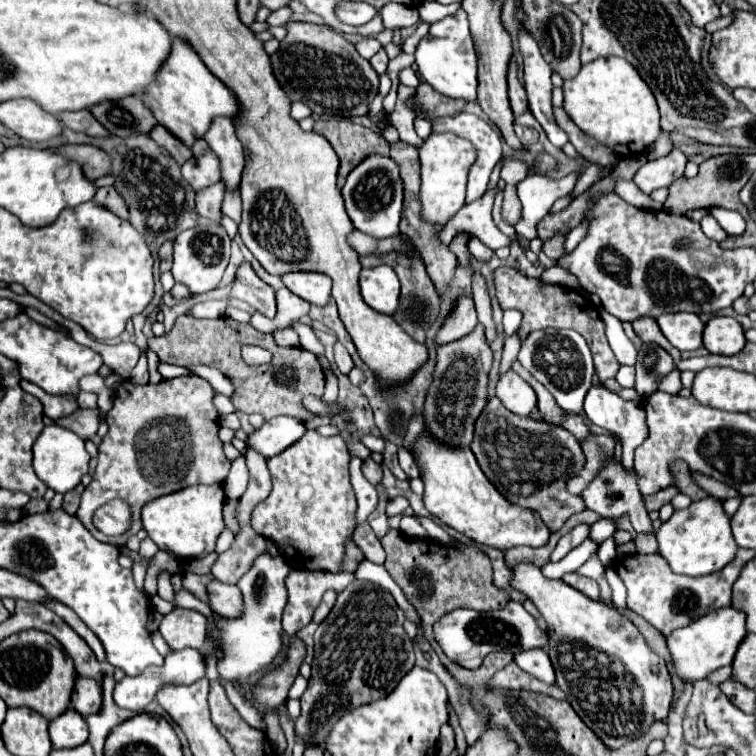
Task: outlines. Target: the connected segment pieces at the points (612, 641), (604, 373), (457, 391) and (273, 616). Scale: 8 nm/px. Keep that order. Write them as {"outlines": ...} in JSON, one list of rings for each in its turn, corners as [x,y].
{"outlines":[[[[520,562],[510,570],[510,588],[524,594],[548,622],[548,646],[546,652],[556,672],[556,684],[566,692],[566,700],[578,712],[578,716],[608,744],[608,748],[620,748],[632,740],[632,734],[642,736],[654,720],[668,716],[672,702],[672,680],[666,672],[664,660],[648,648],[638,628],[616,608],[604,602],[590,600],[580,590],[570,588],[564,580],[550,580],[532,562]]],[[[500,266],[498,270],[494,270],[492,280],[496,286],[496,298],[502,306],[502,310],[514,308],[514,310],[522,312],[522,324],[518,330],[520,340],[524,340],[534,330],[572,328],[586,338],[586,342],[594,354],[594,368],[596,368],[600,382],[606,382],[606,380],[616,376],[620,364],[608,346],[608,340],[604,334],[604,322],[600,318],[600,310],[594,306],[594,302],[588,296],[584,296],[572,288],[566,288],[566,286],[542,284],[540,278],[530,278],[530,276],[518,272],[516,268],[510,268],[510,266]]],[[[478,324],[468,336],[454,340],[450,344],[442,344],[438,348],[434,382],[430,386],[430,392],[424,404],[426,428],[438,440],[446,444],[470,446],[476,416],[480,416],[486,404],[486,382],[488,382],[490,366],[492,366],[492,350],[488,348],[482,324]]],[[[262,552],[256,556],[248,574],[238,582],[244,594],[244,614],[238,620],[220,620],[220,640],[224,644],[224,660],[218,662],[218,672],[224,680],[248,682],[252,674],[272,666],[272,660],[282,650],[282,610],[286,604],[284,578],[290,574],[292,566],[282,556],[272,556]]]]}

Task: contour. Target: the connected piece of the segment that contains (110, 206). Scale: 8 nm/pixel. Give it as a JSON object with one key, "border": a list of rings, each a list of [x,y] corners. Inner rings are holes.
{"border":[[[112,186],[98,188],[92,202],[106,208],[106,210],[110,210],[112,214],[116,214],[120,218],[128,218],[128,210],[124,208],[124,200],[120,200],[120,194]]]}

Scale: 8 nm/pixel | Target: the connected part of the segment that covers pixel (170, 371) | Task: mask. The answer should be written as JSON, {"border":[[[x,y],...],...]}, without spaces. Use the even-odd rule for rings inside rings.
{"border":[[[160,364],[158,366],[160,374],[164,378],[174,378],[174,376],[192,376],[192,372],[188,368],[178,368],[178,366],[168,366],[168,364]]]}

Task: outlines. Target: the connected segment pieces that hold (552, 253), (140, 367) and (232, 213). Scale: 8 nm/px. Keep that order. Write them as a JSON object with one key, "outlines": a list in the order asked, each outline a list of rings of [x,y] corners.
{"outlines":[[[[554,234],[550,240],[544,242],[544,254],[552,260],[558,260],[560,256],[564,256],[564,242],[566,234]]],[[[142,354],[142,356],[140,356],[140,360],[138,360],[136,368],[134,368],[134,370],[132,370],[132,374],[130,374],[130,382],[132,382],[132,384],[138,384],[138,386],[144,386],[144,384],[148,384],[146,354]]],[[[226,192],[224,194],[224,206],[222,206],[222,212],[228,216],[228,218],[232,218],[236,224],[240,224],[240,194],[238,192],[234,192],[234,194],[230,194],[230,192]]]]}

